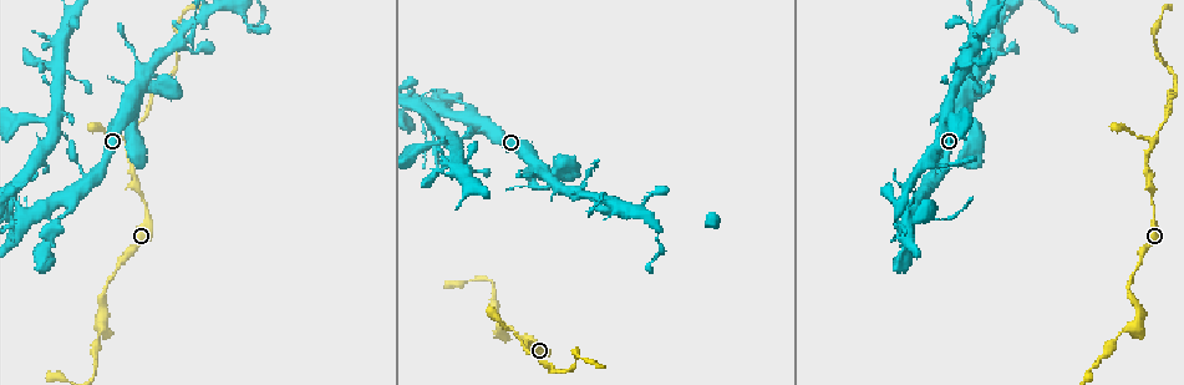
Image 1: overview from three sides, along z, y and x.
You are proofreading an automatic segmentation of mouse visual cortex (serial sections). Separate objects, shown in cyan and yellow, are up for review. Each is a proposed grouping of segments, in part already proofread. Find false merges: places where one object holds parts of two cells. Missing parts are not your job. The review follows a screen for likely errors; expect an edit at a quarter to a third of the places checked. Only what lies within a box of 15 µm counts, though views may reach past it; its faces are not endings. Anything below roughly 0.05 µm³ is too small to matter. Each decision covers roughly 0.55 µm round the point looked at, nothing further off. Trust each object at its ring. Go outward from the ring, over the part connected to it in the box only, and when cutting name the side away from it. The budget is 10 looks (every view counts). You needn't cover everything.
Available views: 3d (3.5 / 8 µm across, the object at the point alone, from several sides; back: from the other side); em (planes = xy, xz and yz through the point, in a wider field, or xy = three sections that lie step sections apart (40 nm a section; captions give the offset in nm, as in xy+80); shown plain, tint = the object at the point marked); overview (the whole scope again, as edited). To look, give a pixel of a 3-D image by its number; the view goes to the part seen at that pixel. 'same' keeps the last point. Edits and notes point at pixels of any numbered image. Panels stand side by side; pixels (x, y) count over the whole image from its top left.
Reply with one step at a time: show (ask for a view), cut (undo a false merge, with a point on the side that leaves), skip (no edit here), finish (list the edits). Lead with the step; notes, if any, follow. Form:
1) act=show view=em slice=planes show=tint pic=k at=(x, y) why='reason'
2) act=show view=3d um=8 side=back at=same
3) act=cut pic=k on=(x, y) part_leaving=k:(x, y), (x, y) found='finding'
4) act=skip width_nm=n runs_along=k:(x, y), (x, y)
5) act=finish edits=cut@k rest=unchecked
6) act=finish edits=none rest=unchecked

act=show view=3d um=3.5 pic=1 at=(934, 172) why='small branch off a trunk'

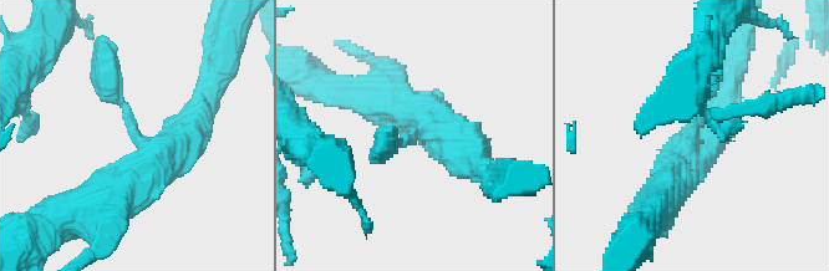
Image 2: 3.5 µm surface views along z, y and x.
act=skip runs_along=2:(204, 101), (189, 132), (101, 211) found='all the same cell'

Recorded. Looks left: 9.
act=show view=3d um=3.5 pic=1 at=(526, 351) why='abrupt turn'

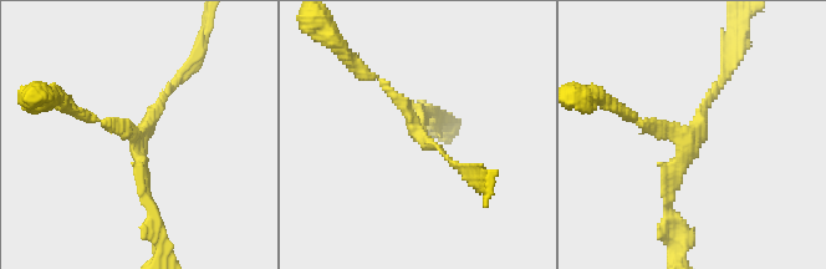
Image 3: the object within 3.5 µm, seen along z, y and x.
act=show view=em slice=xy step=1 show=tint pic=3 at=(691, 150) arms=3 arm_widths_nm=100,150,150 why='shape alone is not enough'

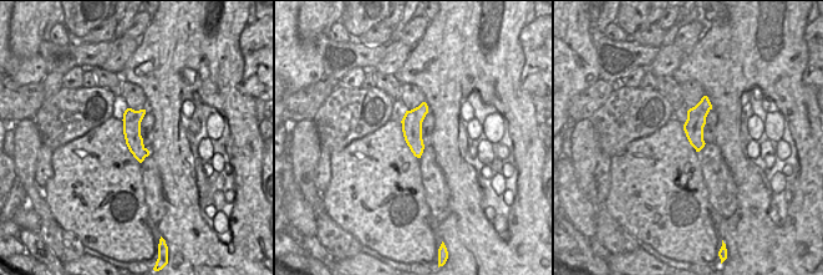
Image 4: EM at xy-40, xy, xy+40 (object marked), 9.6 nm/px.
act=skip width_nm=190 runs_along=4:(128, 112), (141, 157) found='one cell here'

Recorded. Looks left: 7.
act=show view=3d um=8 pic=1 at=(1137, 323) why='a fork'

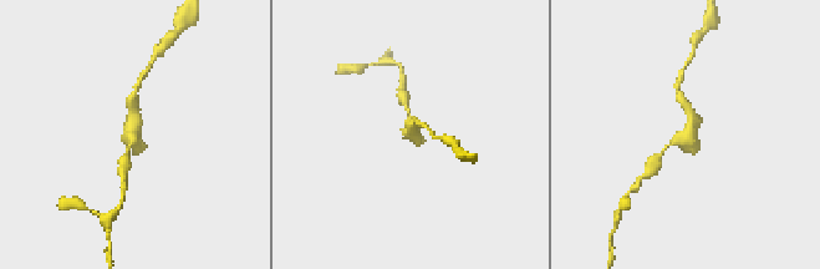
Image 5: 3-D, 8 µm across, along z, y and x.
act=show view=em slice=planes show=tint pic=5 at=(134, 137) why='now the EM'

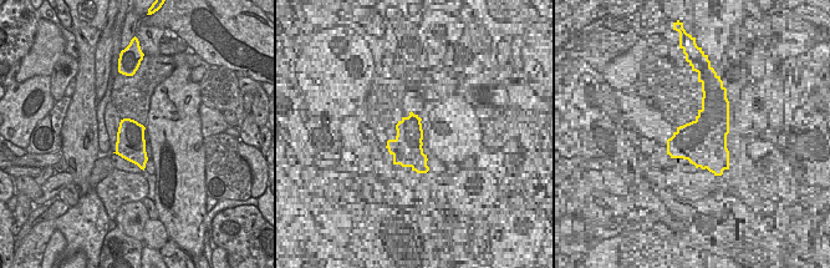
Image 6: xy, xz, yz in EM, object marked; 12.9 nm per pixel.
act=skip runs_along=5:(683, 100), (692, 126), (660, 157) found='one cell here'

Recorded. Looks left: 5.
act=show view=3d um=3.5 side=back pic=1 at=(494, 286)

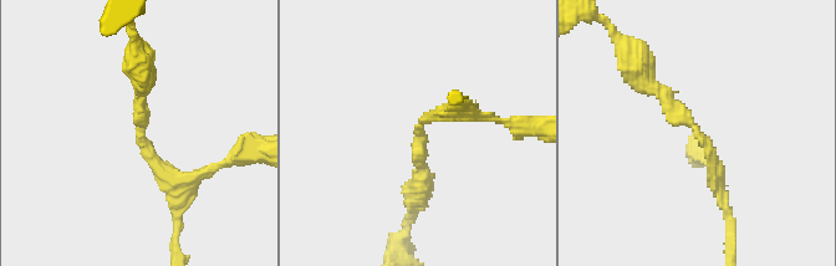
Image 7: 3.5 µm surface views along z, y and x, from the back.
act=show view=em slice=xy step=5 show=tint pic=7 at=(140, 134) arm_widths_nm=200,200

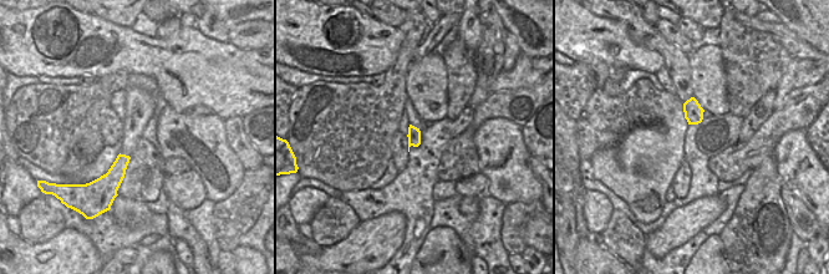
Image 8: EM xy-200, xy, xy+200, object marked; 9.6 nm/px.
act=skip runs_along=7:(641, 75), (708, 147), (710, 174) found='one cell here'

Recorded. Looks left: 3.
act=finish edits=none rest=unchecked

